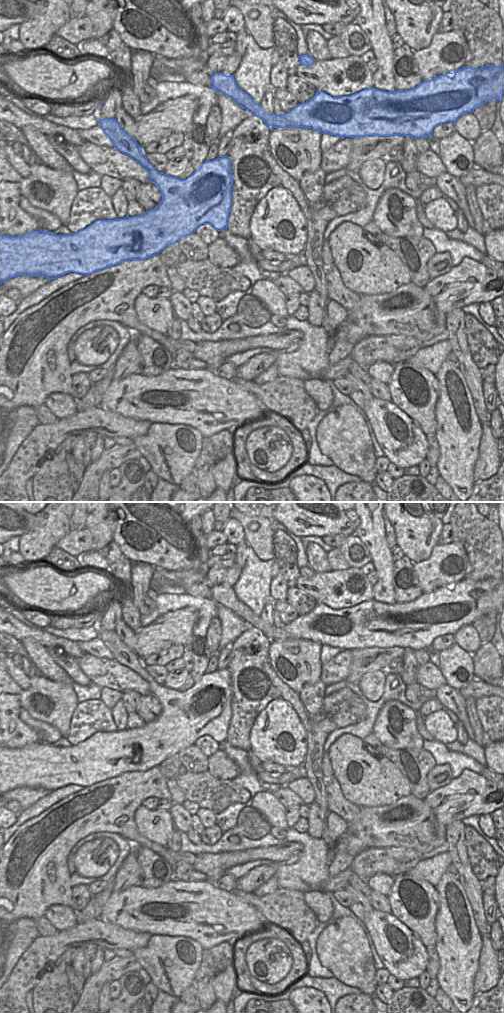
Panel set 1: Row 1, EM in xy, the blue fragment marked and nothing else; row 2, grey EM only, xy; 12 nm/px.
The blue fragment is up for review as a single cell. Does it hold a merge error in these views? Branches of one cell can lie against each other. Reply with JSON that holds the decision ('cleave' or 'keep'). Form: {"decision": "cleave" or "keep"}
{"decision": "keep"}

